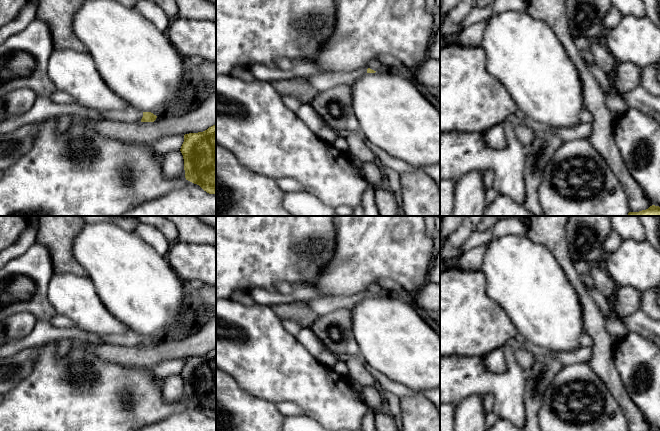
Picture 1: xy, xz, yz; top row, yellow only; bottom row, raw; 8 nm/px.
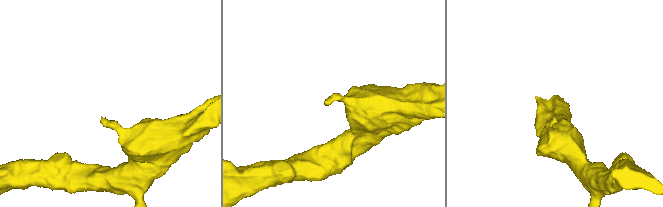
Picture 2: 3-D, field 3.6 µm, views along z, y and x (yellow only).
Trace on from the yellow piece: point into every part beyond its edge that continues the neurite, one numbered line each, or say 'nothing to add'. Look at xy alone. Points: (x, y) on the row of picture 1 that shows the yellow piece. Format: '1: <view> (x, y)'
1: xy (130, 115)

